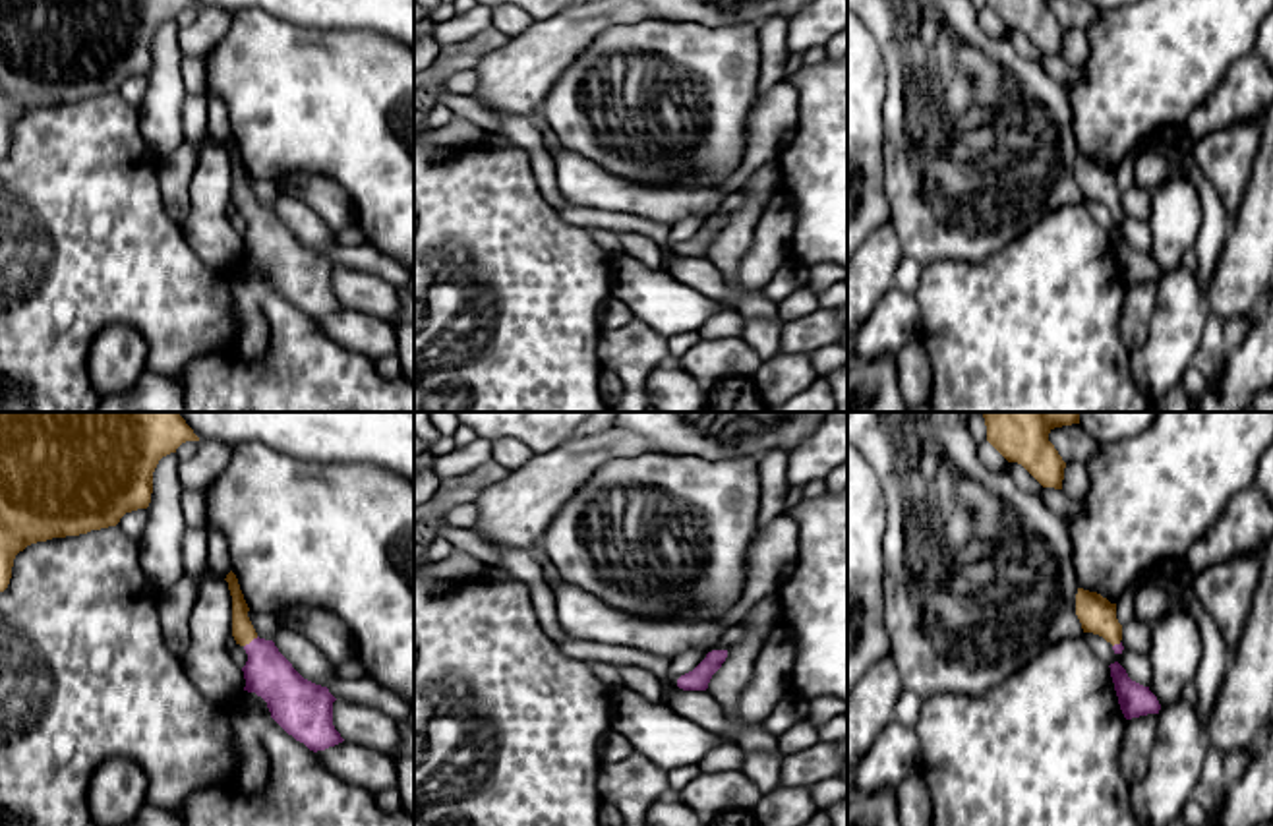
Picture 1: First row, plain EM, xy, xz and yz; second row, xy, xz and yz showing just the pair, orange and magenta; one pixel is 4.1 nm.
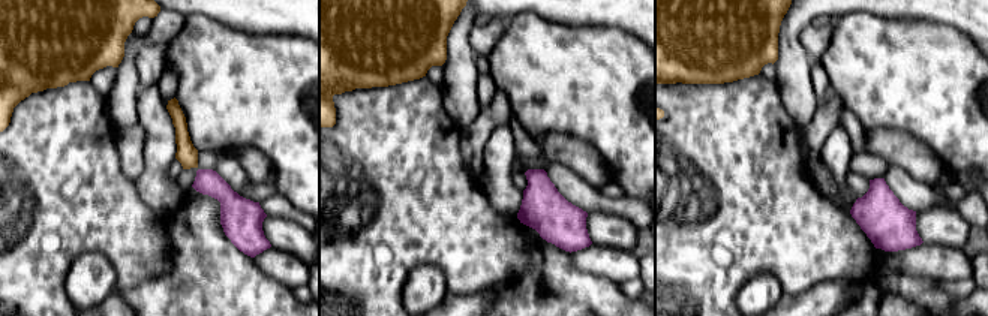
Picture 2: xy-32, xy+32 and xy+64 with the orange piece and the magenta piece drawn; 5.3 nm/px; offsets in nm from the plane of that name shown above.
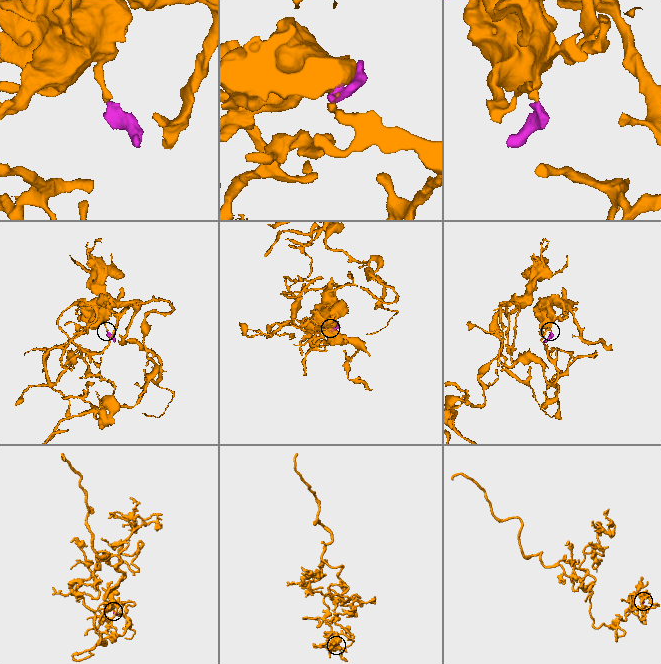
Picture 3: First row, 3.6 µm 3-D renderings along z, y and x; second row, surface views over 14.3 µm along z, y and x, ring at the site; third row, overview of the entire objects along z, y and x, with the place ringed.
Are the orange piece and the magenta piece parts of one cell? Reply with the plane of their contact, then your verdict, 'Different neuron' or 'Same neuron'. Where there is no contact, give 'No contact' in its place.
Touches orange in xy. Same neuron

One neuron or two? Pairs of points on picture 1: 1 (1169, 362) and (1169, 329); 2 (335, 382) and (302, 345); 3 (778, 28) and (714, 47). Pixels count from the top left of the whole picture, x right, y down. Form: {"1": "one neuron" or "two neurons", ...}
{"1": "one neuron", "2": "one neuron", "3": "two neurons"}

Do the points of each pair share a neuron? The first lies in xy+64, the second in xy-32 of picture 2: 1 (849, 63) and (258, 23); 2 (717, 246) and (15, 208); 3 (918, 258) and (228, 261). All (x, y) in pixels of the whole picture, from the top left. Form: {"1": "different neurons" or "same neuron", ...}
{"1": "different neurons", "2": "same neuron", "3": "different neurons"}

